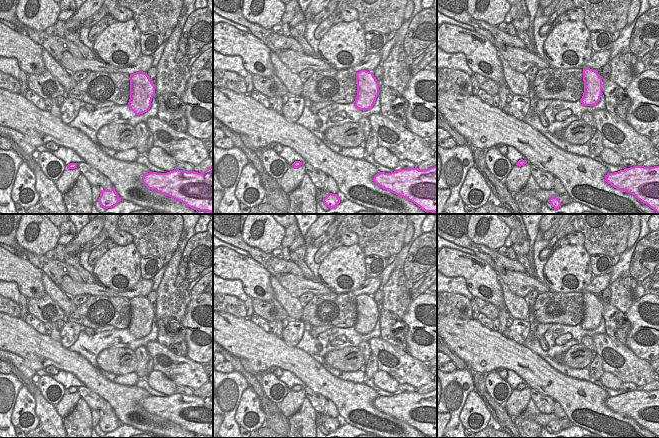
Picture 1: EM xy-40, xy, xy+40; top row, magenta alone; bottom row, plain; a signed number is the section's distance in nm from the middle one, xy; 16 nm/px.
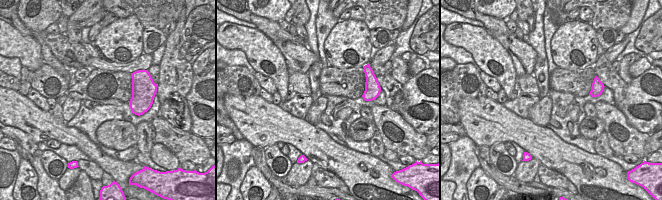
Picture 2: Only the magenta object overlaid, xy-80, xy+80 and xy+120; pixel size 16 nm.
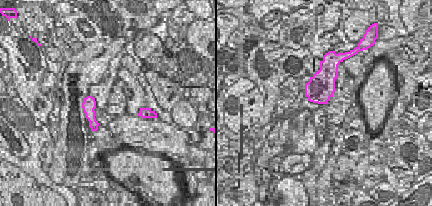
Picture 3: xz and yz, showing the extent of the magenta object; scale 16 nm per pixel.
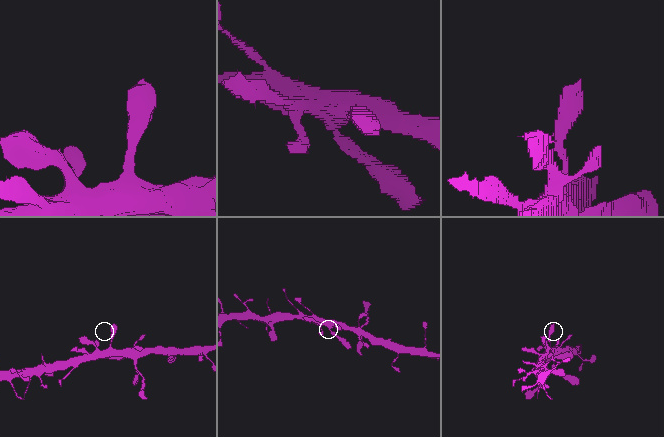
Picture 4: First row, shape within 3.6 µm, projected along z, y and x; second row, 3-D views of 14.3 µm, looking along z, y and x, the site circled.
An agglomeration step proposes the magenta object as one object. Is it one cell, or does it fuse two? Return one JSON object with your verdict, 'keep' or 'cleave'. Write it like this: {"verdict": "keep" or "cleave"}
{"verdict": "keep"}

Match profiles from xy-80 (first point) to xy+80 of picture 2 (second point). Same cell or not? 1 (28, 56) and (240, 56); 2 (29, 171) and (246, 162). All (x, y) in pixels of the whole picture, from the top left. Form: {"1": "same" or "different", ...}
{"1": "different", "2": "different"}

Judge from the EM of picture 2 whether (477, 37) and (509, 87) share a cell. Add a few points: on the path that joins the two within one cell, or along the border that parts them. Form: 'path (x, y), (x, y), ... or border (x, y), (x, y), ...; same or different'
path (489, 49), (508, 68), (508, 75); same

